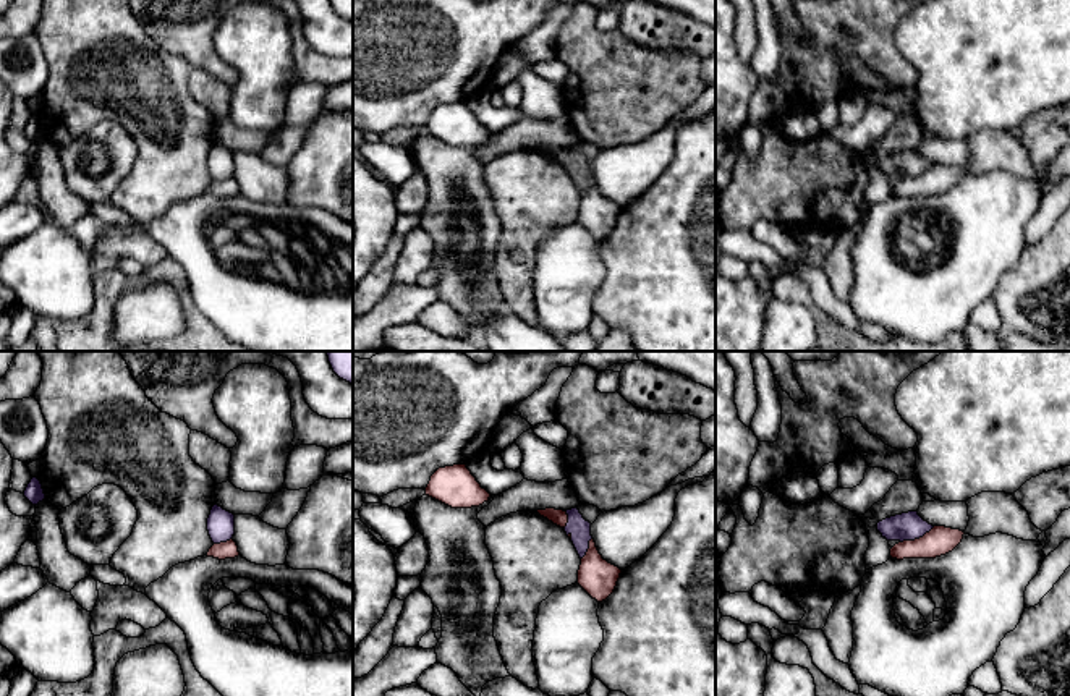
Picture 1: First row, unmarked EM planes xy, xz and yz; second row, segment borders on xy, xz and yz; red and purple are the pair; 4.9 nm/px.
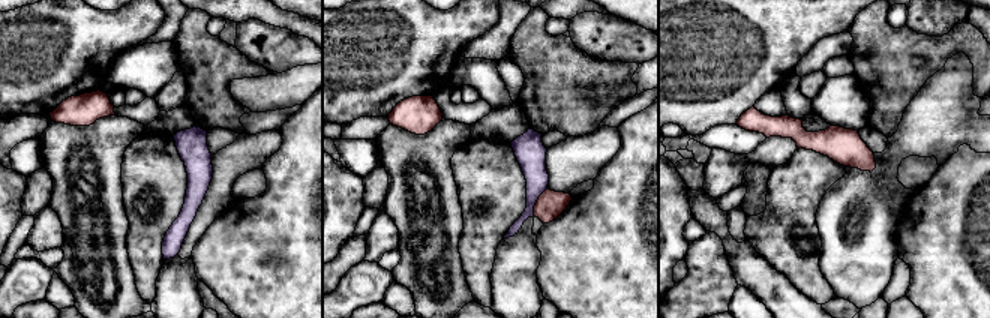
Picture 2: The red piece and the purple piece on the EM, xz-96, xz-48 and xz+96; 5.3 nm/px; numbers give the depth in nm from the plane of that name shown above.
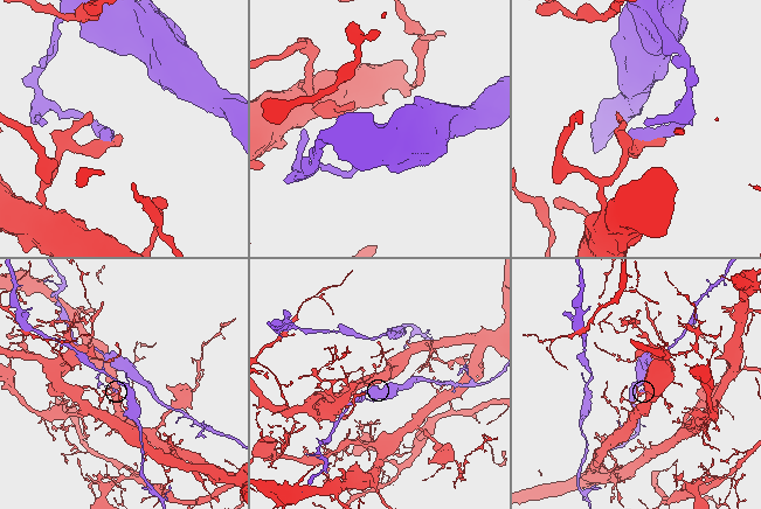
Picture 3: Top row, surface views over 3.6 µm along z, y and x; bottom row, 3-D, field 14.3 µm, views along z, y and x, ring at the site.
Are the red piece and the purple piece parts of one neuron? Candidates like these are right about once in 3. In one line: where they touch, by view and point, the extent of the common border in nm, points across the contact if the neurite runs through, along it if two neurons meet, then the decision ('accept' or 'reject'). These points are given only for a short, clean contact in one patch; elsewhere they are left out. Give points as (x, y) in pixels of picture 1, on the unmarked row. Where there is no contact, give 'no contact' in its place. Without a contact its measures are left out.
contact yz (917, 177); length 190 nm; reject

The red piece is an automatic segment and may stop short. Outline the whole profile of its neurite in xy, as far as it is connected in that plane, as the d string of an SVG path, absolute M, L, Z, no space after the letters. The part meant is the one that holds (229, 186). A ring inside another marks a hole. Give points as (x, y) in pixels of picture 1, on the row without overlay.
M233 176L227 180L214 181L207 189L207 194L214 194L219 197L235 196L238 193L240 193L238 183Z

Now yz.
M934 163L923 175L903 178L890 186L890 194L903 196L936 196L952 189L963 176L963 168L945 163Z

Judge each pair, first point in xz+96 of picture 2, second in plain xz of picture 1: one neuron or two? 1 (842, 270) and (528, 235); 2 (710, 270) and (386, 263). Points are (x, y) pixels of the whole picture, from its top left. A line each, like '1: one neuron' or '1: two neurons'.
1: two neurons
2: two neurons

